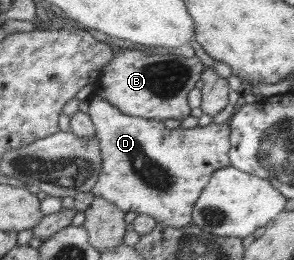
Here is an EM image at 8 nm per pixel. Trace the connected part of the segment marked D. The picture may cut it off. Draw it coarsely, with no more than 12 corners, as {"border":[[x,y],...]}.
{"border":[[96,94],[103,167],[92,194],[192,225],[229,123],[168,129]]}

